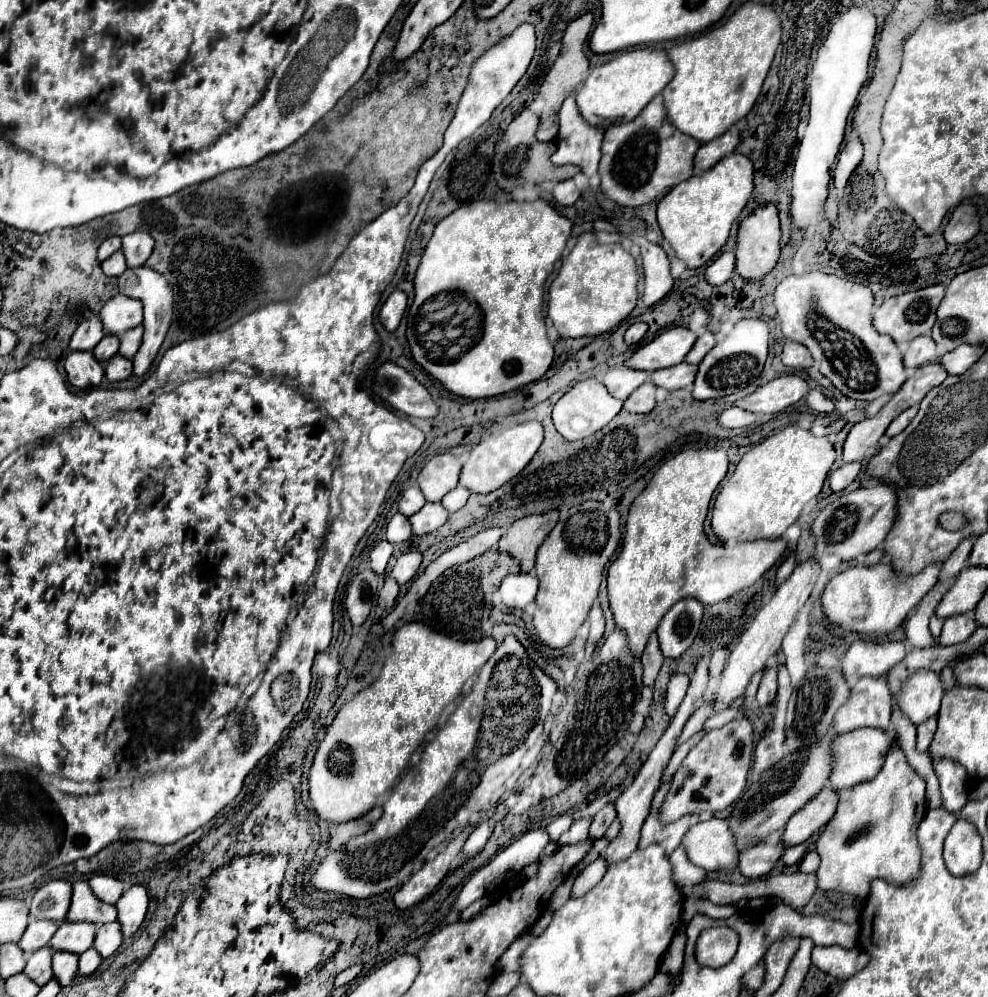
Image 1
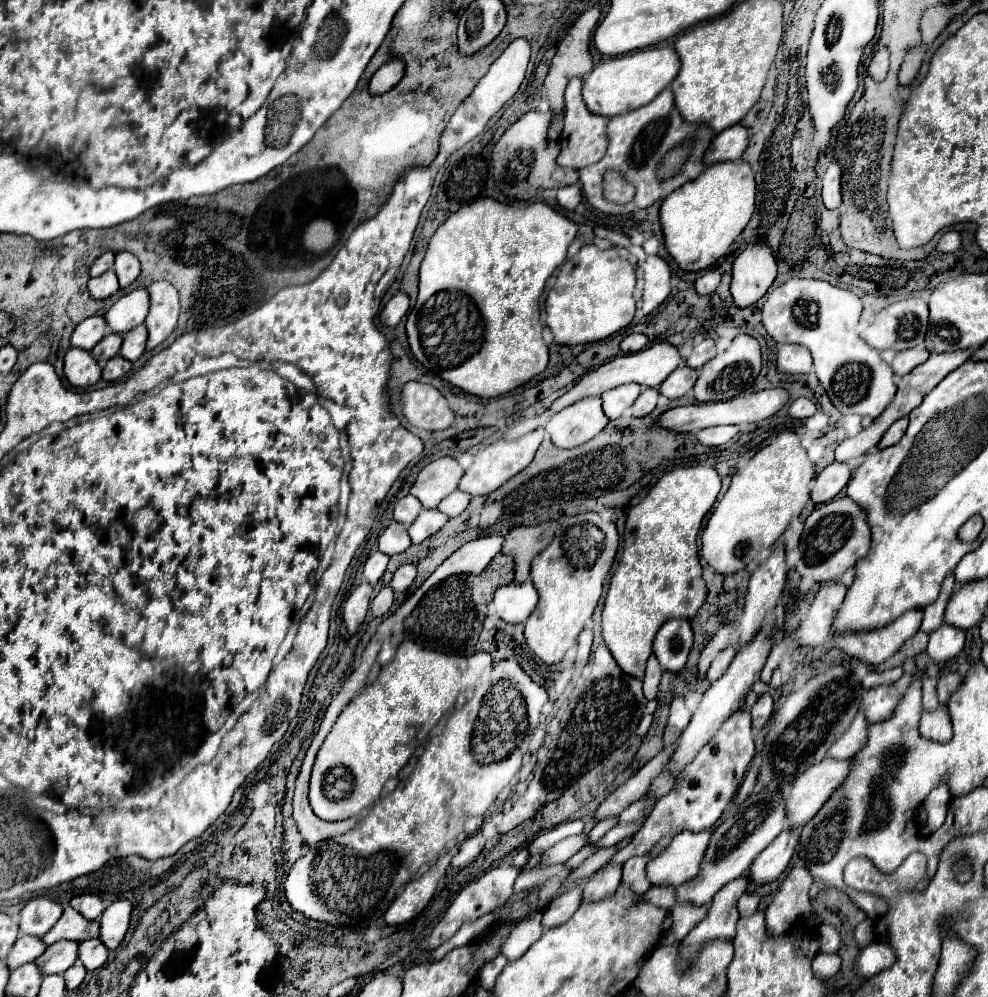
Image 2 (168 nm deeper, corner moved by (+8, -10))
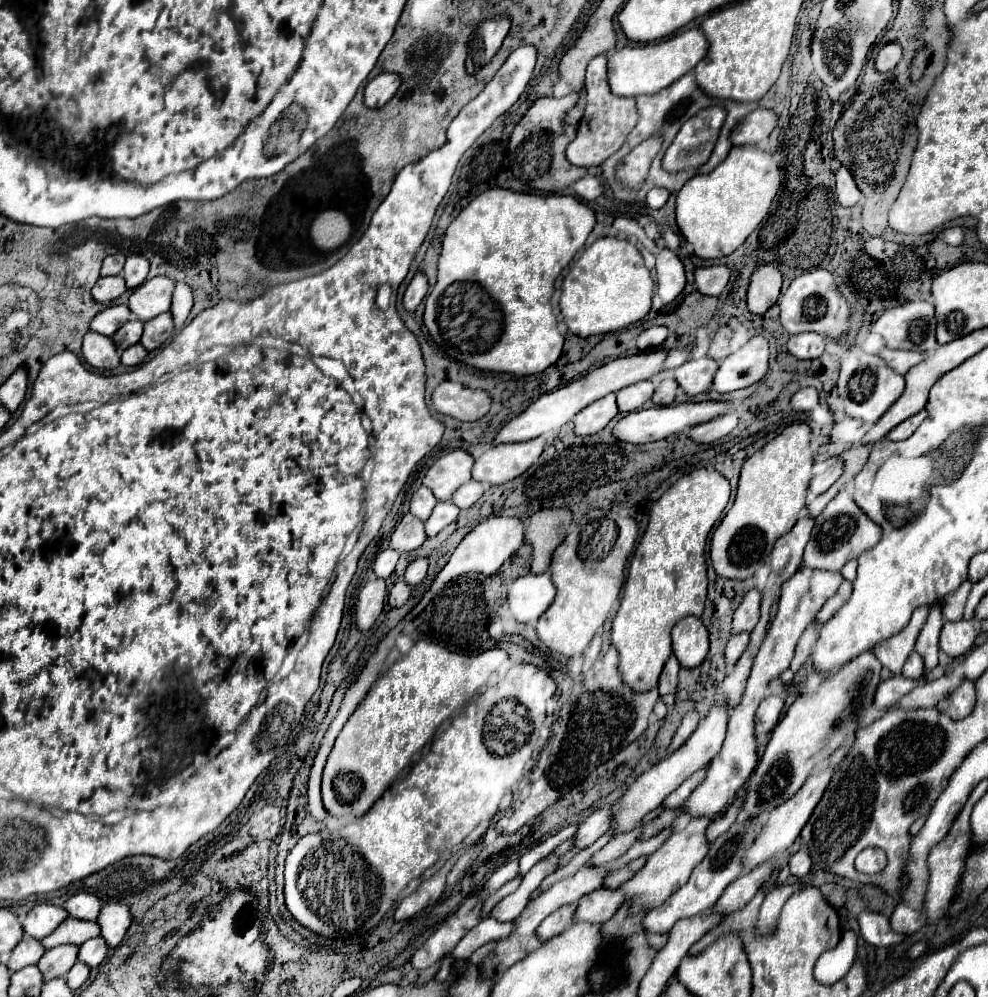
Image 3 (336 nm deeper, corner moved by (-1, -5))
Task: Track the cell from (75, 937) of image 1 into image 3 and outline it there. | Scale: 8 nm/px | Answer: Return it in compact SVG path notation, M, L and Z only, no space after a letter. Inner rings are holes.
M60 945L60 947L48 949L38 961L44 981L50 981L54 977L64 977L70 971L70 967L76 963L78 949L80 949L78 945Z

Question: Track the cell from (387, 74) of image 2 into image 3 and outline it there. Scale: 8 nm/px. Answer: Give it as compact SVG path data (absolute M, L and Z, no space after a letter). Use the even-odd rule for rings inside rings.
M382 73L374 77L364 89L364 103L368 107L384 107L398 91L402 79L396 73Z

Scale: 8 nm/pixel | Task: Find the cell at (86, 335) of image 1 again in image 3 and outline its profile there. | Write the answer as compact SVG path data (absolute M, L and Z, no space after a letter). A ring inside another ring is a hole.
M114 305L114 307L106 307L104 311L100 311L92 323L90 329L98 331L100 335L114 335L126 321L130 319L130 309L126 305Z

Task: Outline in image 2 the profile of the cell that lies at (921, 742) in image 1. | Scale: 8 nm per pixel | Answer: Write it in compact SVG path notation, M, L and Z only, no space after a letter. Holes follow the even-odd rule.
M941 706L937 710L929 710L923 712L921 718L921 734L929 740L939 740L939 742L947 742L953 736L953 726L949 720L949 710L947 706Z

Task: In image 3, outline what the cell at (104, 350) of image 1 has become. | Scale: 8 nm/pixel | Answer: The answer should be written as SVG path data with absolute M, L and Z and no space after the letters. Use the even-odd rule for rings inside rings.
M132 319L132 321L124 323L124 327L120 327L118 333L112 335L114 343L118 343L118 351L128 349L130 345L136 345L140 341L140 337L142 337L142 331L144 331L144 323L142 321Z

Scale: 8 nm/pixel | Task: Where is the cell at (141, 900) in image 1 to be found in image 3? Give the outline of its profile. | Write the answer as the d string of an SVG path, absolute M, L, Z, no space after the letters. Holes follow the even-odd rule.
M106 903L98 915L98 925L102 929L102 937L106 939L106 943L114 949L120 945L120 941L124 939L128 927L132 923L132 913L130 907L124 903Z

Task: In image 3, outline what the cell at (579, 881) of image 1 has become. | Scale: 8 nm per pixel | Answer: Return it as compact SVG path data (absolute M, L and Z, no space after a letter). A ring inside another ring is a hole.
M576 903L570 905L570 907L560 907L546 921L542 921L538 931L536 931L538 939L548 941L548 939L560 935L564 929L568 929L572 925L572 921L574 921L574 907L576 907Z

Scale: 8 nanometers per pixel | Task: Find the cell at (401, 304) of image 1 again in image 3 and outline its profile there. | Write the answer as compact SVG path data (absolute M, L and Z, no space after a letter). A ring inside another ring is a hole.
M416 273L414 279L410 281L406 293L404 293L404 307L406 307L406 311L414 313L416 307L420 305L420 301L424 299L426 291L428 291L428 281L426 281L426 277L424 277L422 273Z

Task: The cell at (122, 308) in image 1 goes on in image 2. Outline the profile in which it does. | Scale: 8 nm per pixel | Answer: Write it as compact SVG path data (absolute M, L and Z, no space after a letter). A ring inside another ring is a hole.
M137 288L121 296L109 308L109 312L105 314L105 320L111 332L125 334L131 328L143 324L147 314L149 314L149 292L145 288Z

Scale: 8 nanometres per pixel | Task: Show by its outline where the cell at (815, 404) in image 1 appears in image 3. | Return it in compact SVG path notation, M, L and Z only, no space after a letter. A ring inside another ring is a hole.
M814 387L800 389L798 393L792 395L790 405L792 405L794 411L812 411L818 405L818 393L816 393L816 389Z

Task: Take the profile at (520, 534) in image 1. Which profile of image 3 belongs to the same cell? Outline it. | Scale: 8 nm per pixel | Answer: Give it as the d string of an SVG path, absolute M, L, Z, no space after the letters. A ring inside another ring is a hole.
M542 509L526 521L524 541L532 545L532 573L544 573L550 567L554 549L564 541L566 529L572 521L570 509Z

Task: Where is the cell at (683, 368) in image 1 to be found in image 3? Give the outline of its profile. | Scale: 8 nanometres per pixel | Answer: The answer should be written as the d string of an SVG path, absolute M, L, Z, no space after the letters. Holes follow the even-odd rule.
M702 357L696 361L688 361L674 371L674 379L688 395L698 395L712 385L714 373L718 369L718 361L710 357Z

